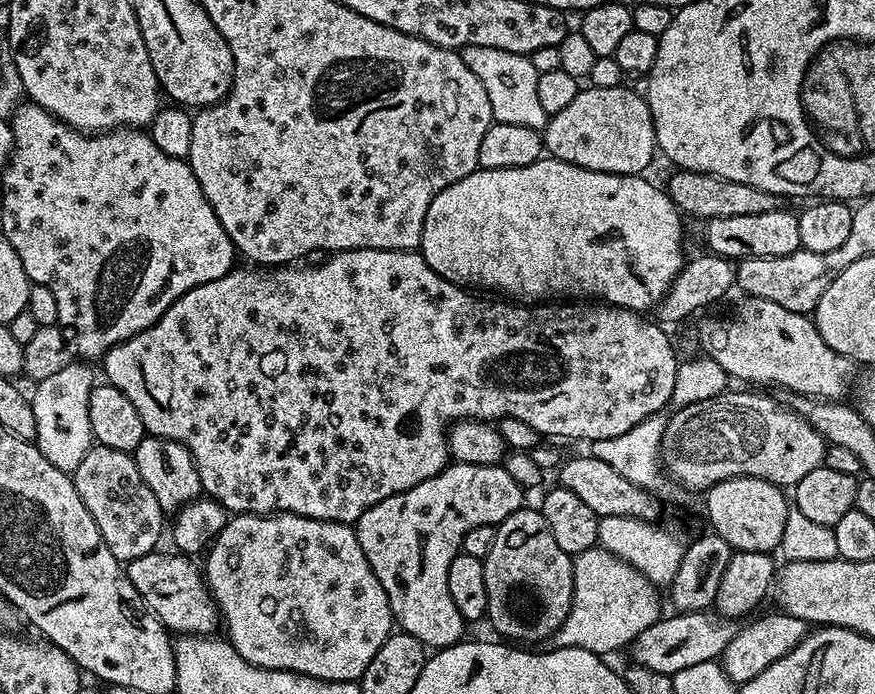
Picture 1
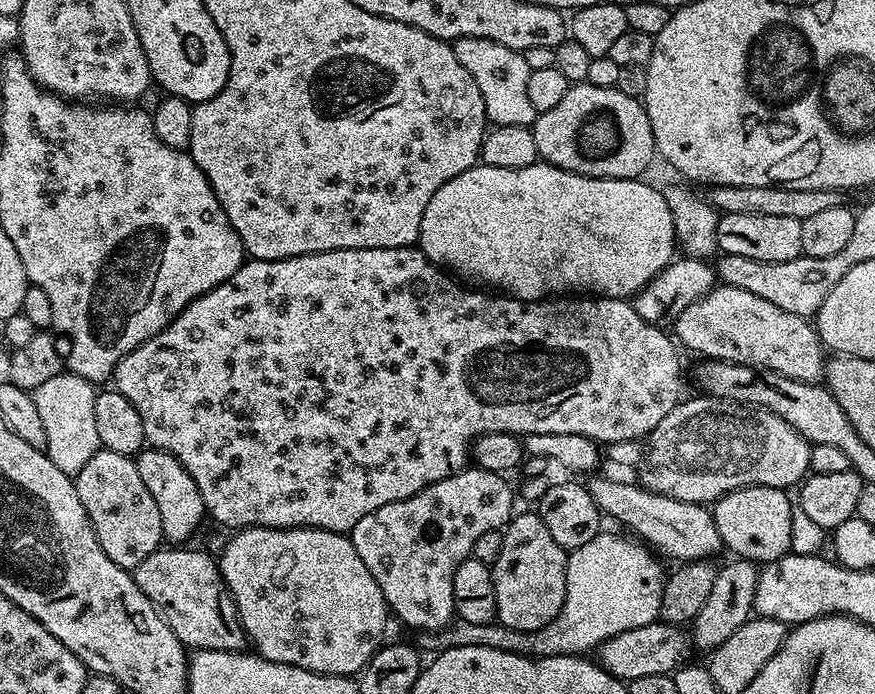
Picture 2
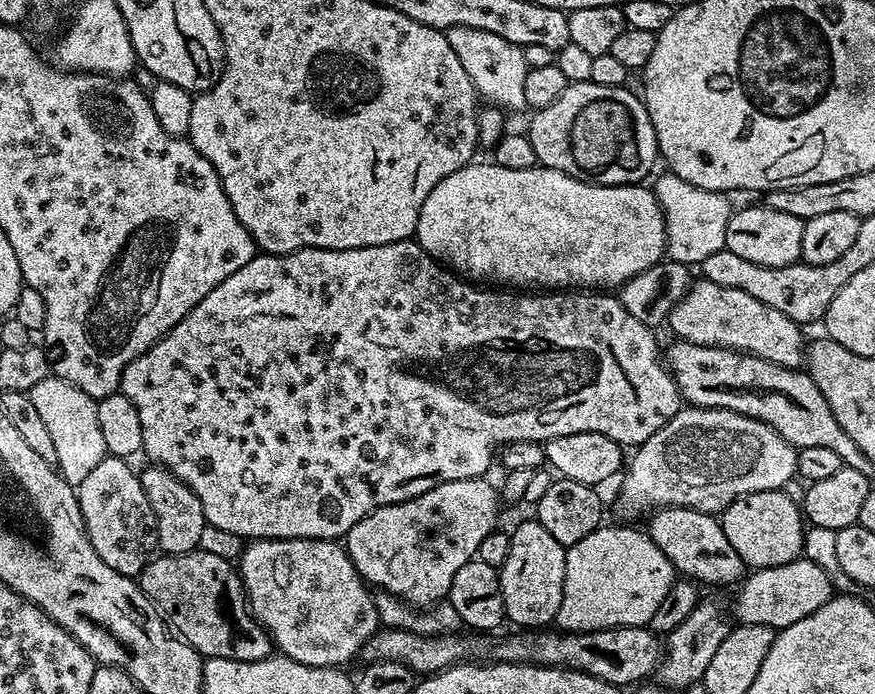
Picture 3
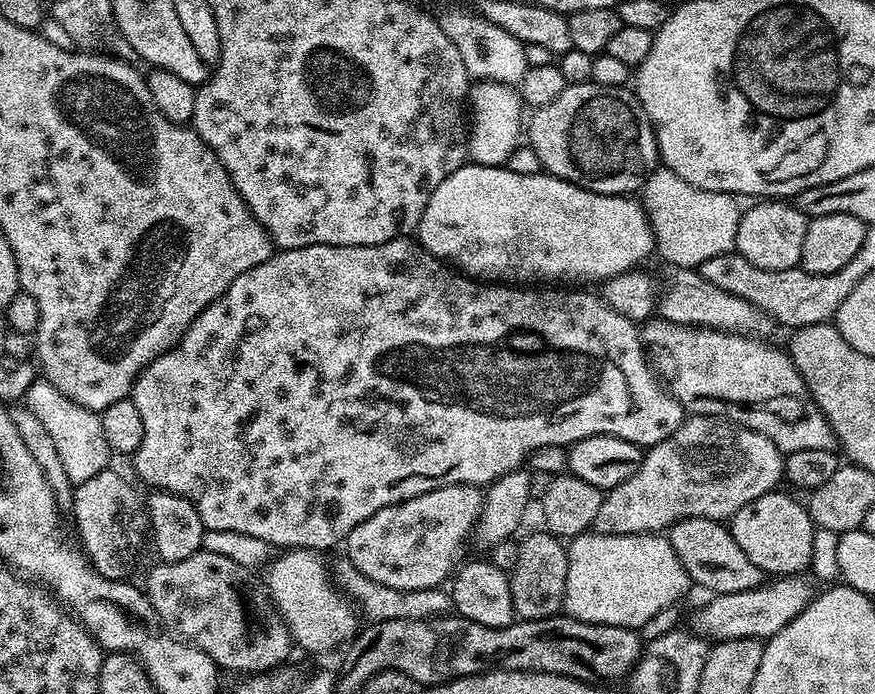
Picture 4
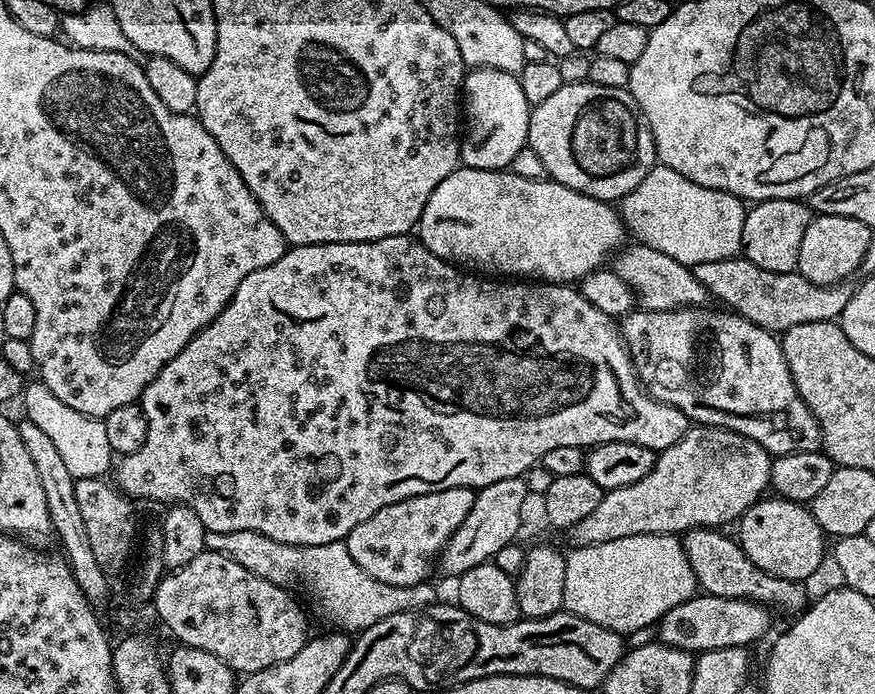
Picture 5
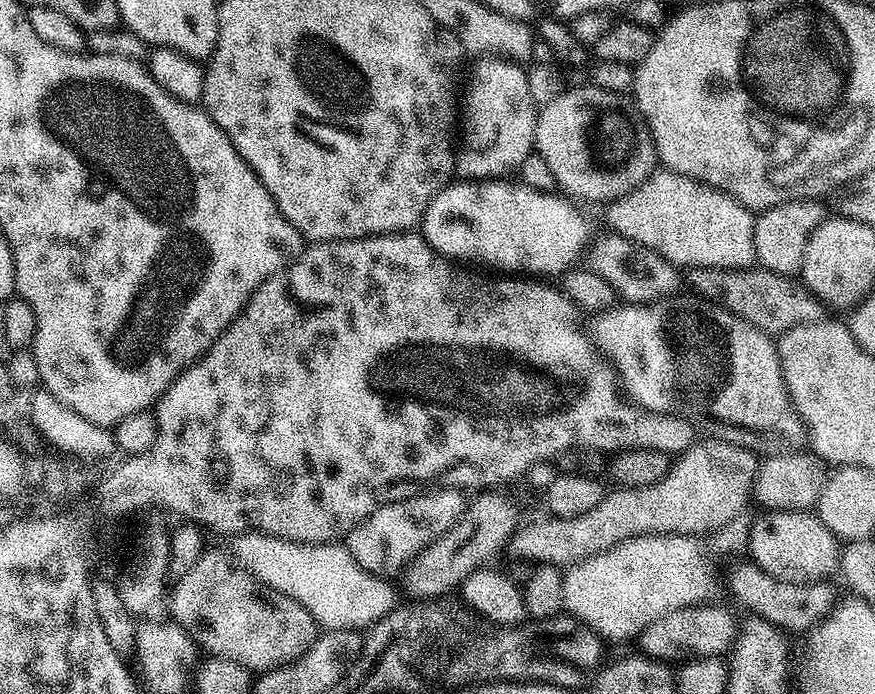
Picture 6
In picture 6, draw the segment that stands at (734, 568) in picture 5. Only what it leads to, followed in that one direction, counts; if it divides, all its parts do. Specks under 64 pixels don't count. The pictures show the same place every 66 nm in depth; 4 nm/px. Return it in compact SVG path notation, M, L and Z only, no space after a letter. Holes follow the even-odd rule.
M755 562L740 564L728 576L728 588L732 596L753 616L760 616L769 620L771 624L783 630L785 633L801 632L807 634L816 625L832 613L832 609L838 603L838 595L831 588L831 583L795 584L794 582L782 582L770 574L766 574Z

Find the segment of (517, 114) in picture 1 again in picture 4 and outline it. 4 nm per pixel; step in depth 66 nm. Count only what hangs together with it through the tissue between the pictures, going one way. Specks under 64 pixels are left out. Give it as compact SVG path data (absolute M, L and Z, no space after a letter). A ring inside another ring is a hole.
M452 8L438 16L442 34L446 34L446 38L454 42L458 54L462 54L462 66L466 66L473 81L493 80L499 84L519 86L522 74L526 74L530 63L525 45L514 38L514 34L506 34L506 30L500 26L494 26L486 17L472 12L467 12L464 8Z

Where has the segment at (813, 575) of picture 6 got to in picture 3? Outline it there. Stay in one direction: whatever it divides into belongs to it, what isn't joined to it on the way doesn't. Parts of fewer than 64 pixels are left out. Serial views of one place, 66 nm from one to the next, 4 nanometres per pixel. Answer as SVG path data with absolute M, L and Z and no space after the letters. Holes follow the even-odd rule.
M777 490L746 494L730 502L730 506L719 513L718 519L730 546L734 546L738 558L742 558L749 569L786 566L786 562L801 559L806 521L801 505L797 501L795 504L786 493L787 491Z

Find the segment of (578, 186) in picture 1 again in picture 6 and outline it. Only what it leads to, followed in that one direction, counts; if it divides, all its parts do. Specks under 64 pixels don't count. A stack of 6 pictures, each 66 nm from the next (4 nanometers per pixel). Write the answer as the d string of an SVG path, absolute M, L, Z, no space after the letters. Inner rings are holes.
M512 178L461 179L459 182L449 183L428 203L428 209L424 212L422 235L425 242L435 252L453 262L463 262L468 266L481 264L484 270L491 270L496 274L527 274L532 278L552 278L548 276L559 277L577 267L593 235L587 218L575 208L577 205L571 199L556 192L539 192L513 180Z

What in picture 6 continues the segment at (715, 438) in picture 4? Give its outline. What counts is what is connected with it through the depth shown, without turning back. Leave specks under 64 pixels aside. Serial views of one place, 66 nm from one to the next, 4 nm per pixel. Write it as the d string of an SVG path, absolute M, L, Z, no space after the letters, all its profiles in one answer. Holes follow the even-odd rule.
M700 438L689 446L684 452L679 453L671 461L670 467L666 475L658 482L654 482L650 486L642 486L641 488L621 488L617 487L616 492L609 491L602 498L602 502L598 502L598 506L594 506L594 510L589 510L587 514L578 514L578 518L566 518L565 520L558 520L555 518L547 518L548 520L536 520L533 524L517 527L516 532L512 535L511 540L508 541L506 549L507 555L512 555L511 558L516 562L527 562L533 566L541 564L555 564L557 566L571 566L577 564L580 560L585 560L591 556L602 554L606 550L610 550L614 546L618 546L618 542L626 542L630 538L638 538L639 536L704 536L705 534L715 534L719 528L726 526L726 522L730 522L734 517L741 515L745 511L744 507L750 504L750 497L752 495L752 483L756 477L756 470L758 467L758 457L755 452L751 452L749 448L743 448L737 444L731 444L725 440L718 440L715 438Z

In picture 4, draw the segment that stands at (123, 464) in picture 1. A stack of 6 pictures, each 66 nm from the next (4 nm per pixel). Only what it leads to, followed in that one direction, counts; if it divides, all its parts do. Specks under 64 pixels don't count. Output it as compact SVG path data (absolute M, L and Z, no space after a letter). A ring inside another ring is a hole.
M112 471L99 472L94 478L75 485L70 515L76 519L75 535L94 571L108 580L127 581L150 536L148 505L142 492L140 496L126 477Z

